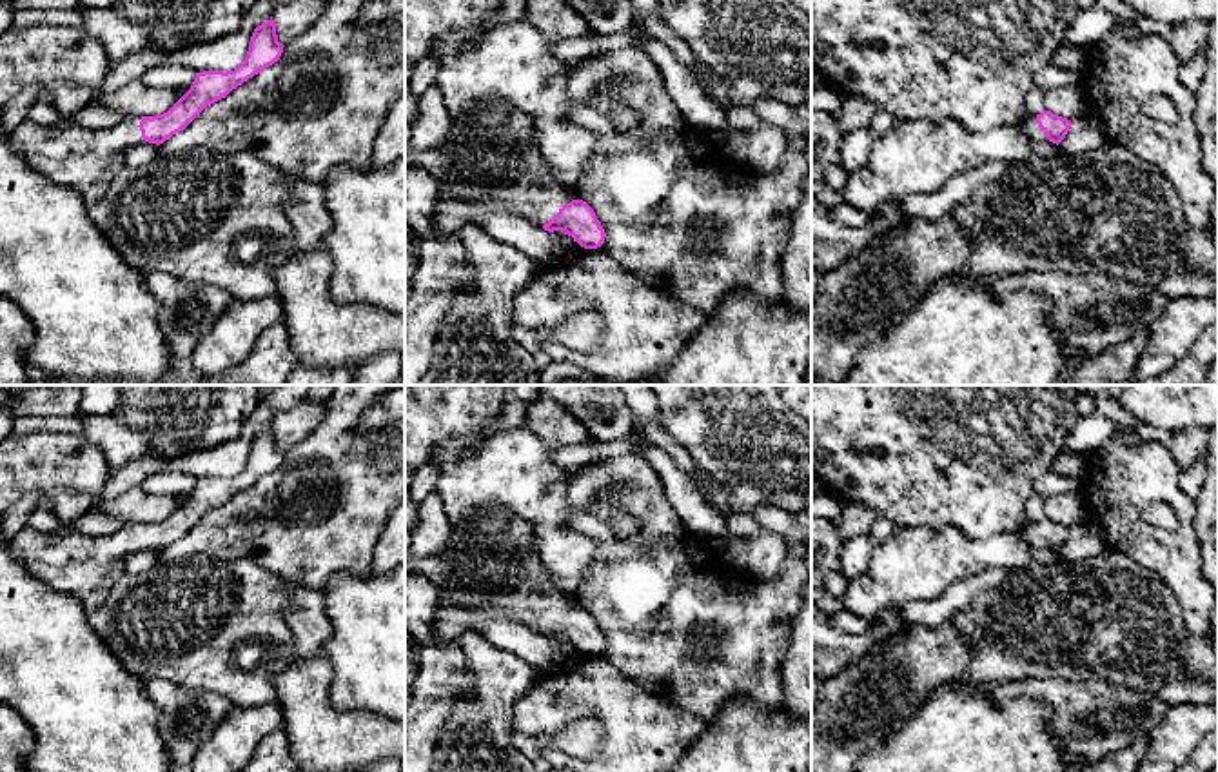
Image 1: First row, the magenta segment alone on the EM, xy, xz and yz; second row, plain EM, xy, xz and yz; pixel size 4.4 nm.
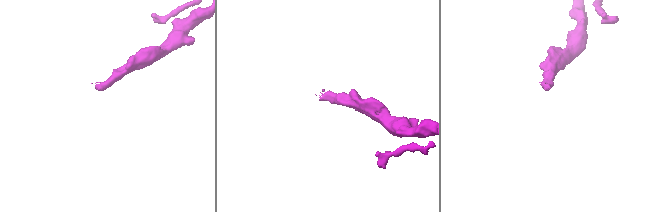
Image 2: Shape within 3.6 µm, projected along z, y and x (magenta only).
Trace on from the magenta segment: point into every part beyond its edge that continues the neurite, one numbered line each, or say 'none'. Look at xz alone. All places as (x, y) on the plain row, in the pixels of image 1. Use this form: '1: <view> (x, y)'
1: xz (494, 569)

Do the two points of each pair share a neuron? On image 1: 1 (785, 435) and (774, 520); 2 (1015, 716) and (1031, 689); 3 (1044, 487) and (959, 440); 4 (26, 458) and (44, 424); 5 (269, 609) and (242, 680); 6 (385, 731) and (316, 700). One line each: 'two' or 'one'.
1: two
2: two
3: two
4: two
5: one
6: one

